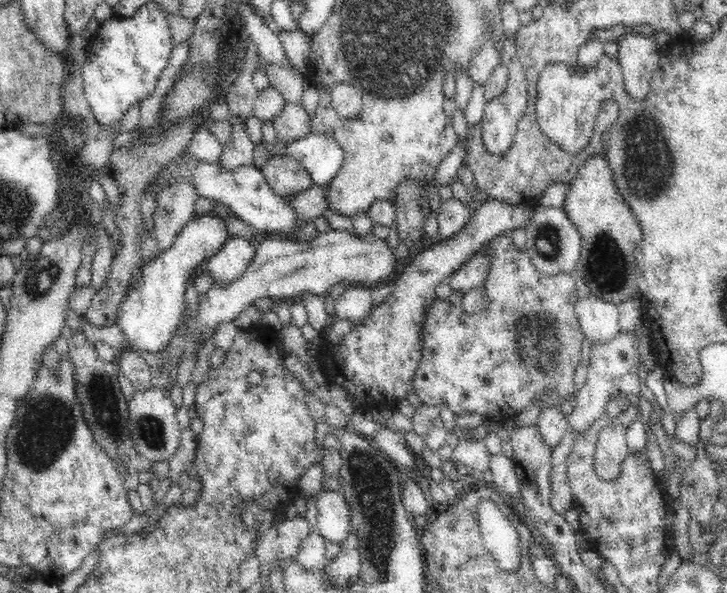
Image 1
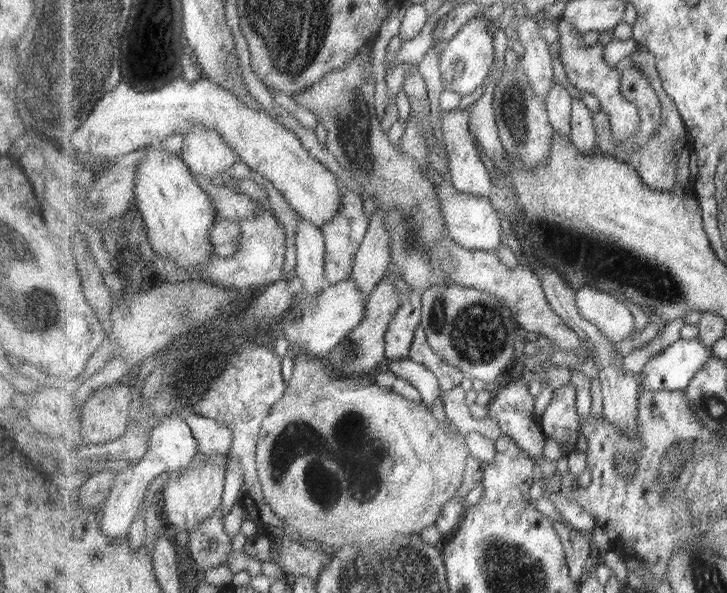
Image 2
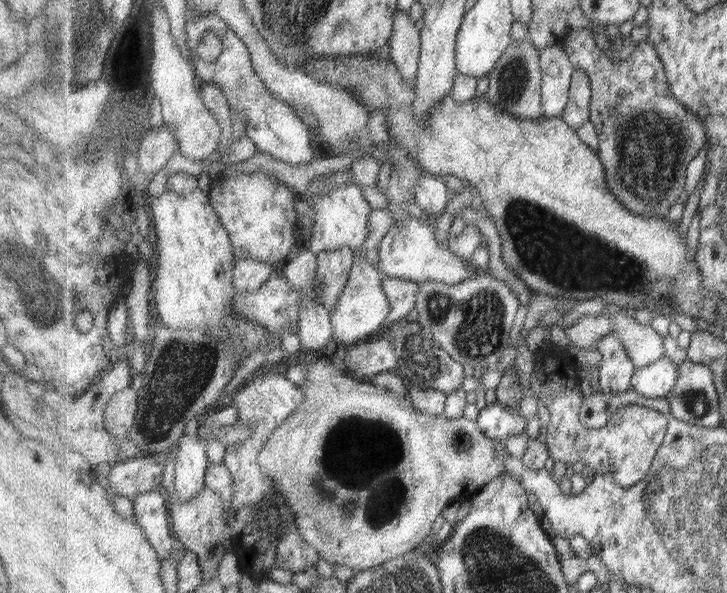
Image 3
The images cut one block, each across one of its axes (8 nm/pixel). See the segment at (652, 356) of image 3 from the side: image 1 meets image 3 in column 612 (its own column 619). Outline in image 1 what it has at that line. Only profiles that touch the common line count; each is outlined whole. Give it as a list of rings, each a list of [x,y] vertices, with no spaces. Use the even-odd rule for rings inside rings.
[[[590,295],[577,298],[574,310],[584,336],[594,342],[608,342],[620,333],[619,308],[617,304]]]

